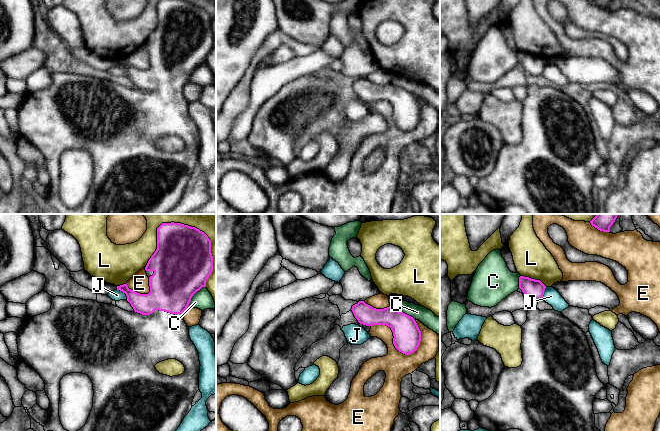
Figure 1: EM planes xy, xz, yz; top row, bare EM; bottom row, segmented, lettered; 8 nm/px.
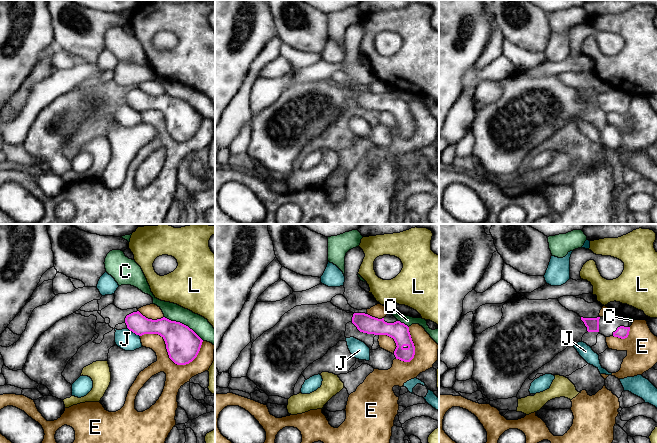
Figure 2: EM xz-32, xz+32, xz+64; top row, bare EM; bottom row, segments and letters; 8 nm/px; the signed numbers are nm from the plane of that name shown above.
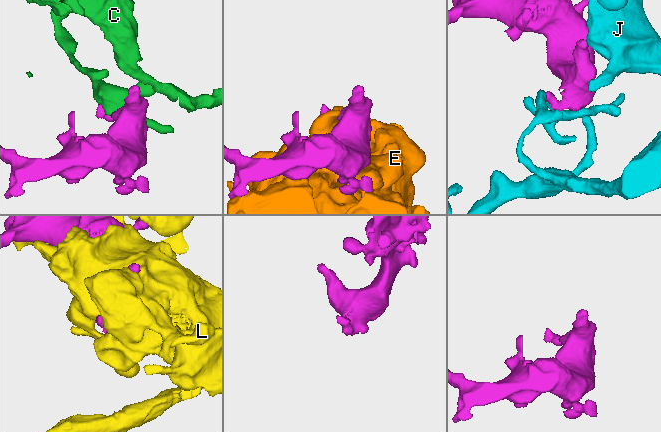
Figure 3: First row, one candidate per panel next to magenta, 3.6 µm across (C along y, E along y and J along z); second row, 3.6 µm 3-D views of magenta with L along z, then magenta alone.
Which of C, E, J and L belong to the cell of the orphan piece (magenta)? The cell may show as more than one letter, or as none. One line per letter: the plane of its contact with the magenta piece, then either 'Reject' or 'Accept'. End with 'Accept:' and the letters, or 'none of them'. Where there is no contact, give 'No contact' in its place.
C: Touches magenta in xz. Reject
E: Touches magenta in xz. Reject
J: Touches magenta in xy. Reject
L: Touches magenta in xy. Reject
Accept: none of them

